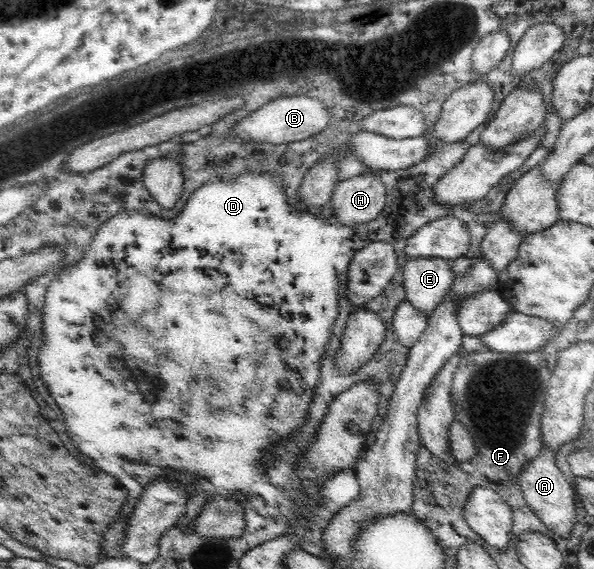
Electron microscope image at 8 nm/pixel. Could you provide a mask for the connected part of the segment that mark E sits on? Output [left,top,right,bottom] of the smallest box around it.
[402,258,453,319]

